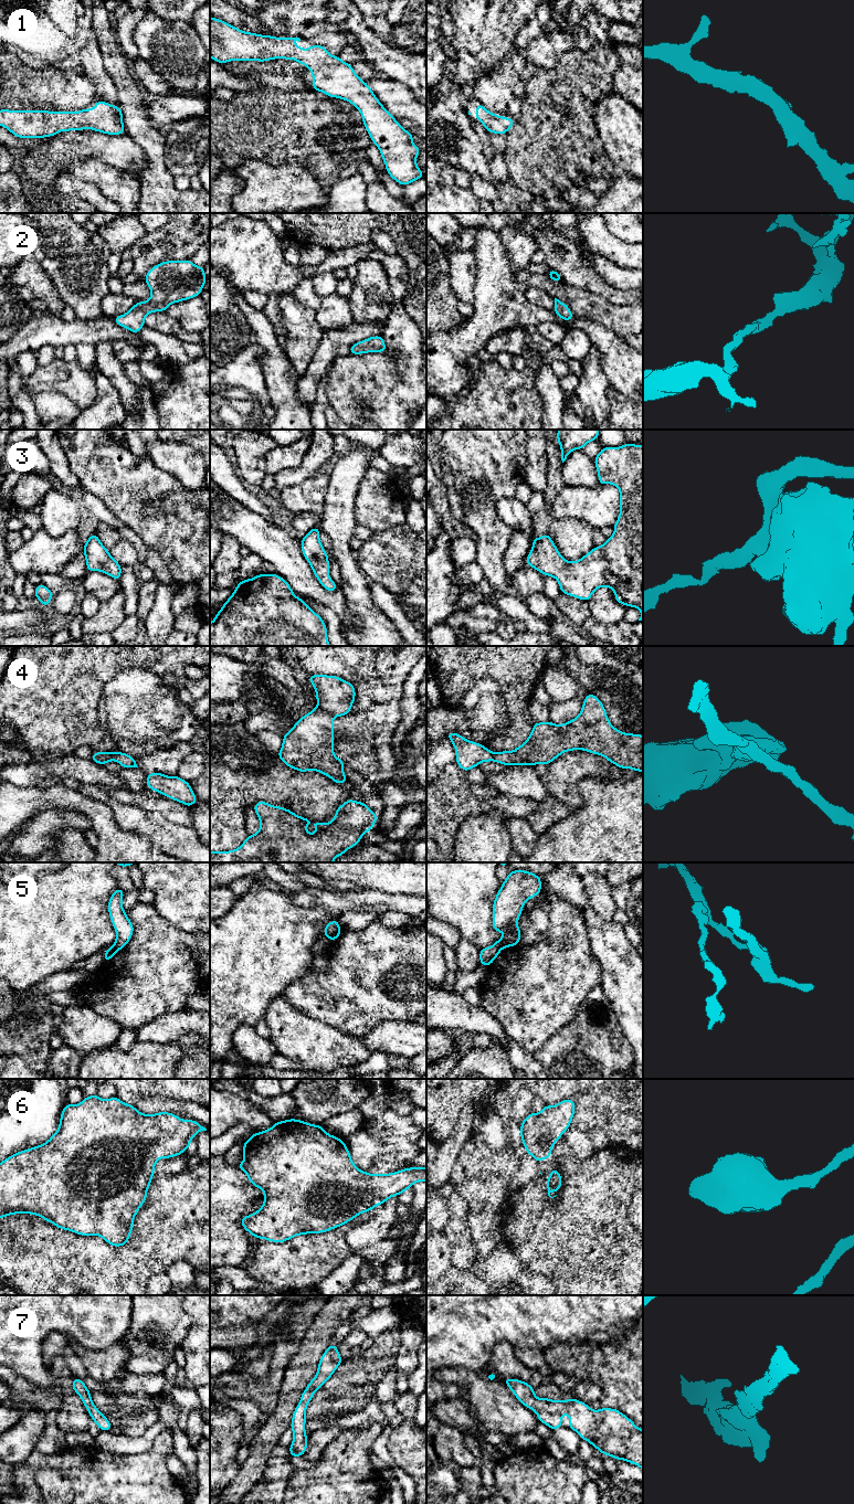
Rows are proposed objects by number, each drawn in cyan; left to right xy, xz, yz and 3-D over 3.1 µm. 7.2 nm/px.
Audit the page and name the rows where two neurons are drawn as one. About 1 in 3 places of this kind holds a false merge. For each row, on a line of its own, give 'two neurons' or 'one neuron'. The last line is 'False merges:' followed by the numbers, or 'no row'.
1: one neuron
2: one neuron
3: one neuron
4: two neurons
5: two neurons
6: one neuron
7: one neuron
False merges: 4, 5

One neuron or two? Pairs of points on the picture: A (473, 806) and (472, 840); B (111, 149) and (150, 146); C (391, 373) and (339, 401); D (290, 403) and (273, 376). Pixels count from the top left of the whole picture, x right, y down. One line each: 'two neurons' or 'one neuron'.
A: two neurons
B: two neurons
C: one neuron
D: one neuron

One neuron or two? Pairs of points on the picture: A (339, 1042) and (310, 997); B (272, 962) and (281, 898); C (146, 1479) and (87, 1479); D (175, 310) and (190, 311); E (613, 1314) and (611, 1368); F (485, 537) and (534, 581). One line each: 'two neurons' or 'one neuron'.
A: two neurons
B: one neuron
C: one neuron
D: one neuron
E: two neurons
F: two neurons

